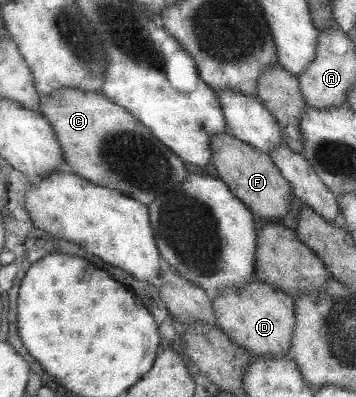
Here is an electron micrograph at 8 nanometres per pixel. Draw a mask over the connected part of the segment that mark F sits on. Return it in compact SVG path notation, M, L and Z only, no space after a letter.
M226 133L214 138L213 163L219 177L256 215L268 221L268 219L284 219L290 213L293 187L270 154Z

